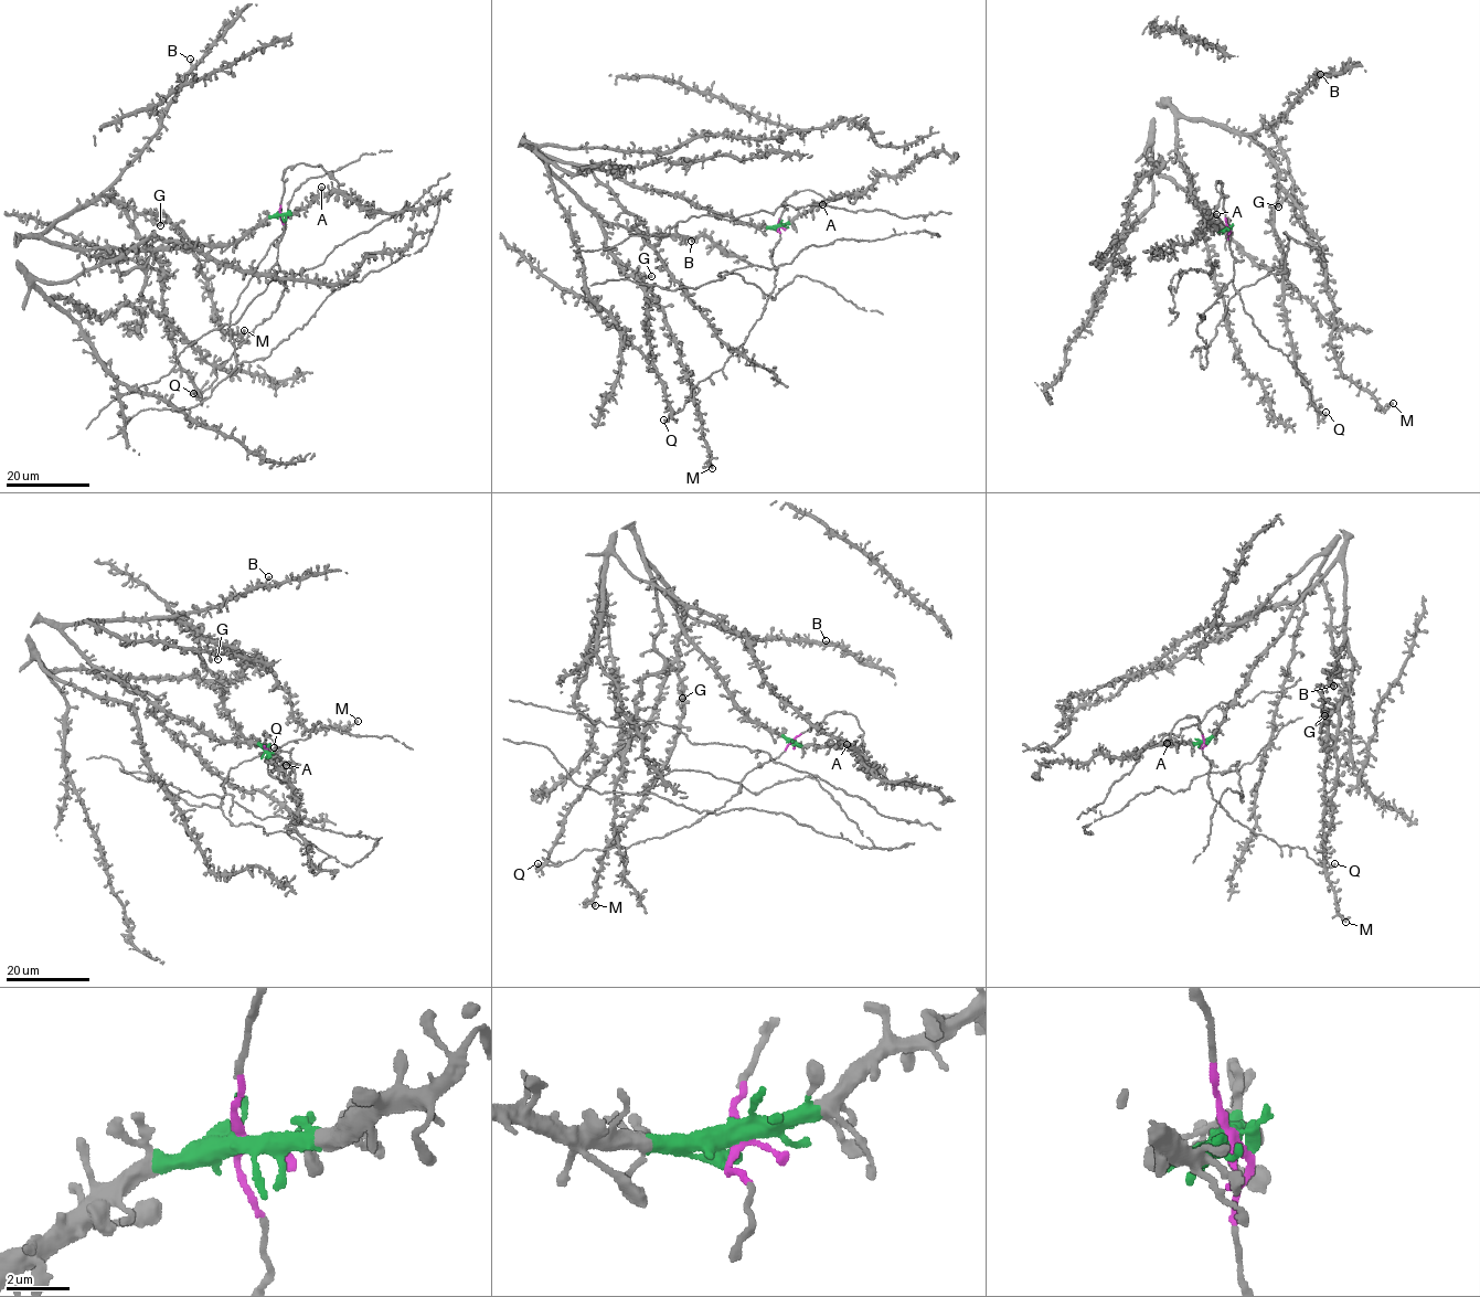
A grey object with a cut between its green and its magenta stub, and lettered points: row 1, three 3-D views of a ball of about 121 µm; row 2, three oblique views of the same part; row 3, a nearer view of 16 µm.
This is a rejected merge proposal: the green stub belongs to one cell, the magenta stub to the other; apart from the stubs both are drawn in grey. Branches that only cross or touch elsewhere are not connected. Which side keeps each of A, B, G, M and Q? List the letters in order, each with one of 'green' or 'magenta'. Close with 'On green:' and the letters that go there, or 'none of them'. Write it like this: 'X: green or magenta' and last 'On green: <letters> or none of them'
A: green
B: green
G: green
M: green
Q: magenta
On green: A, B, G, M

